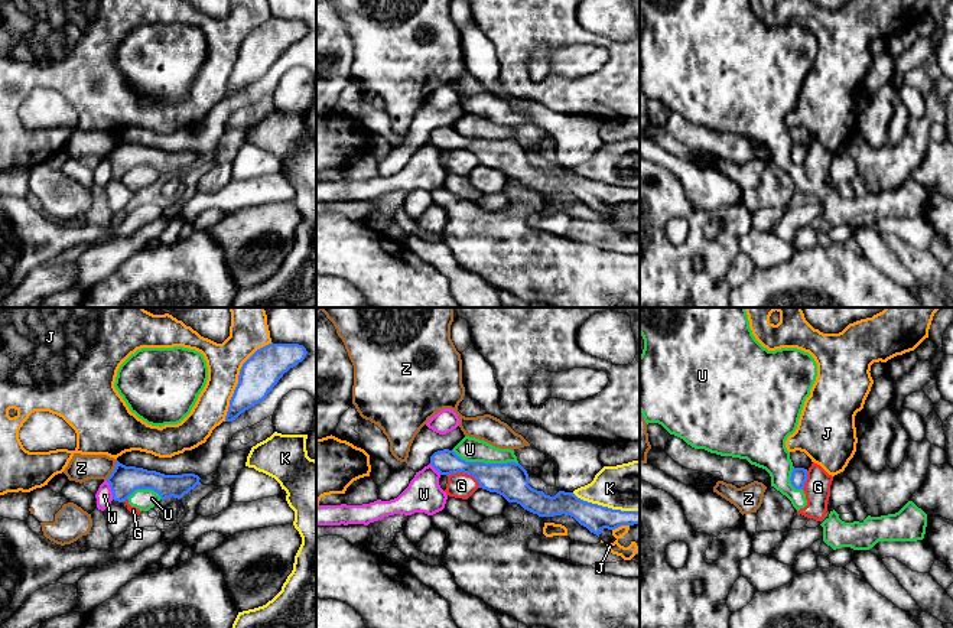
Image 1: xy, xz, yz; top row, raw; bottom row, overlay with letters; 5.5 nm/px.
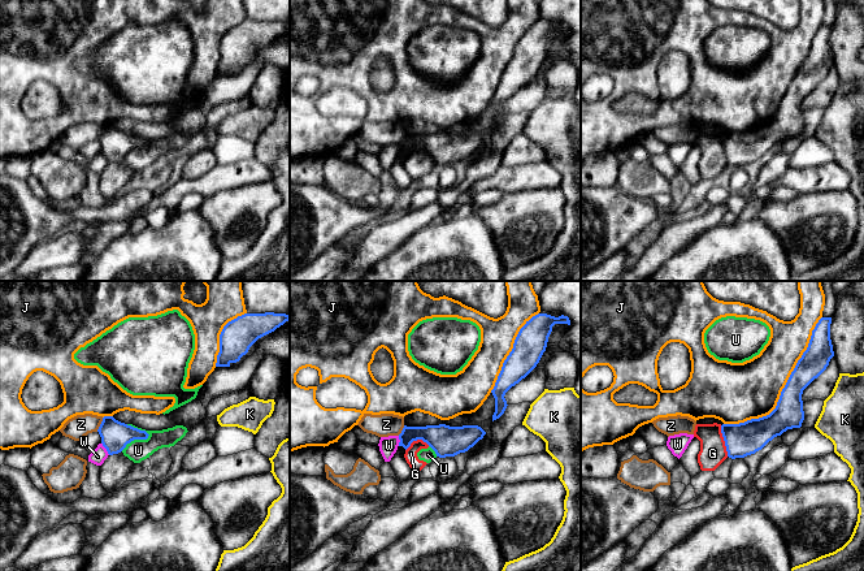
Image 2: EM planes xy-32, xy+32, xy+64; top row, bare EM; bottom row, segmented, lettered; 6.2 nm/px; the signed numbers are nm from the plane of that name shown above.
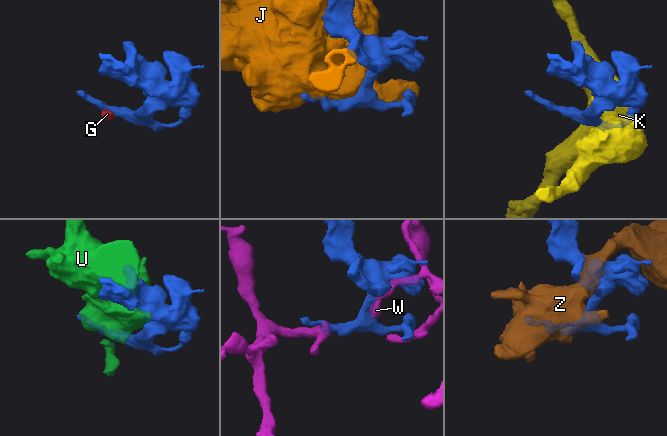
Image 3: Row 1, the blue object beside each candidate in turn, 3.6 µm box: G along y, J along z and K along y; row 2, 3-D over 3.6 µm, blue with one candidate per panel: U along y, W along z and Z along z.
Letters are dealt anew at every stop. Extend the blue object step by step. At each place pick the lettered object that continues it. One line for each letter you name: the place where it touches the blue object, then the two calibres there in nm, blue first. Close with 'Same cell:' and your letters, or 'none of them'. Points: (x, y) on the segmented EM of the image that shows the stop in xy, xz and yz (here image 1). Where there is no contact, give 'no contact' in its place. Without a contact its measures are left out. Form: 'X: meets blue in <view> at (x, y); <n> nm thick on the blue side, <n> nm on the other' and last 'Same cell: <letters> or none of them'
Same cell: none of them

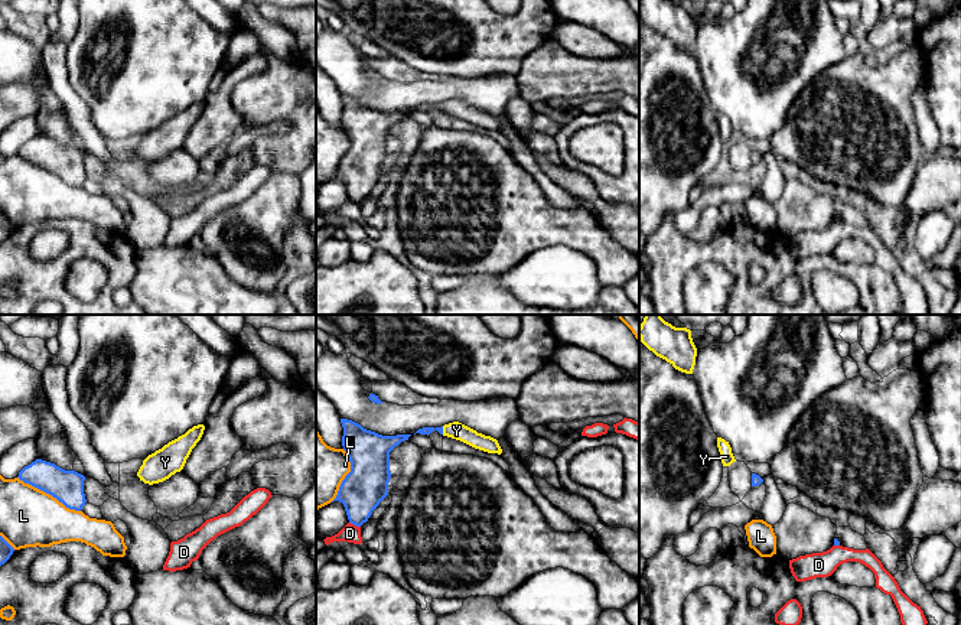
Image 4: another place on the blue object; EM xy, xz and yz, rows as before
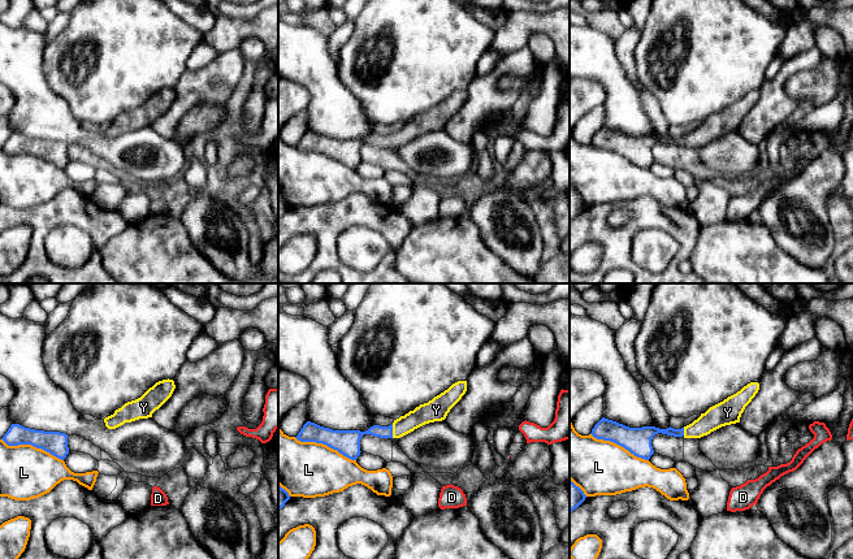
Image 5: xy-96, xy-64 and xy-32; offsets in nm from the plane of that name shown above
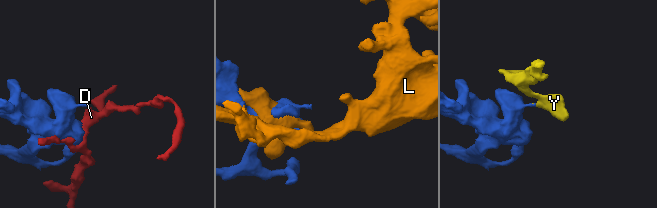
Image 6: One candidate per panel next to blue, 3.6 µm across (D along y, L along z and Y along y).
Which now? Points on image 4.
Y: meets blue in xz at (442, 430); 50 nm thick on the blue side, 100 nm on the other
Same cell: Y

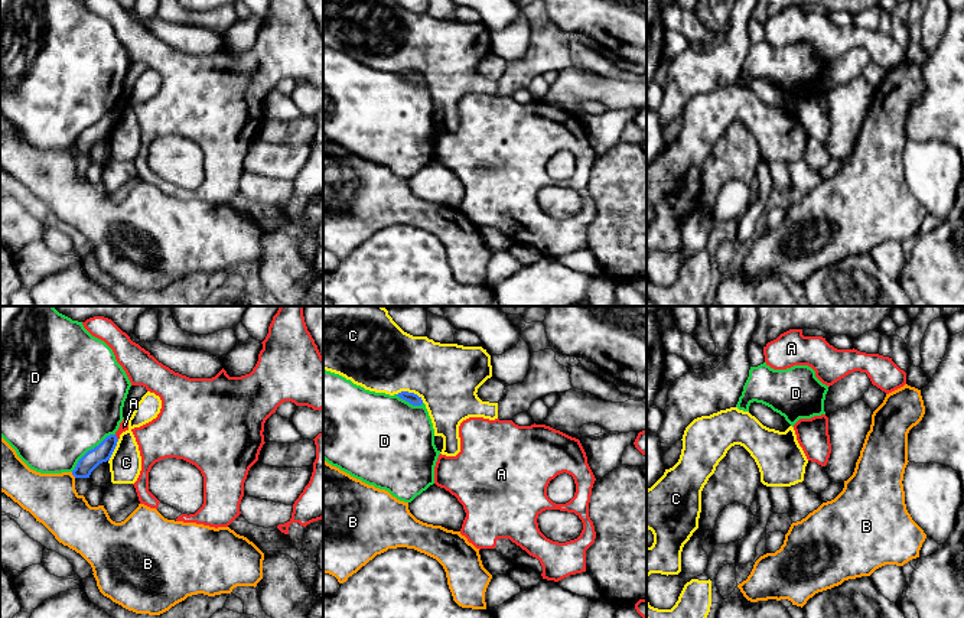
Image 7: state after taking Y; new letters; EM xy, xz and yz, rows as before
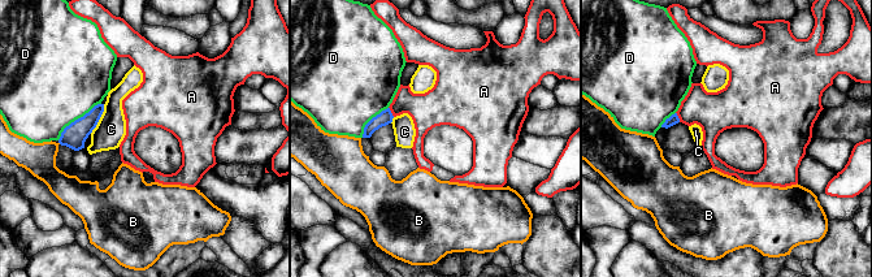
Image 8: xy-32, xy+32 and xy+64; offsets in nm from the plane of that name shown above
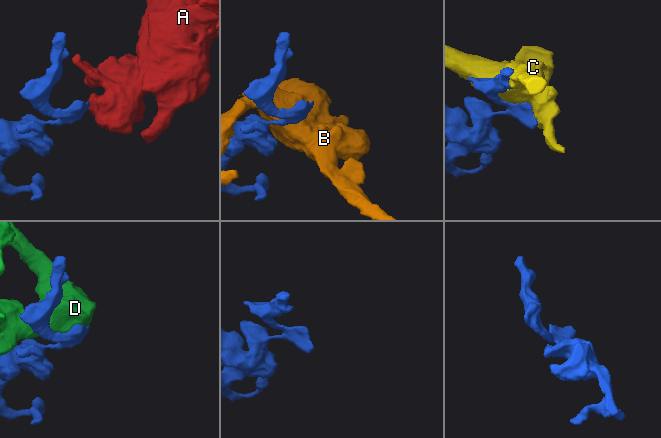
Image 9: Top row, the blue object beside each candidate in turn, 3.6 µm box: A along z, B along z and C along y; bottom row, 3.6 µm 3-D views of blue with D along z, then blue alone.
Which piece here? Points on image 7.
Same cell: none of them

